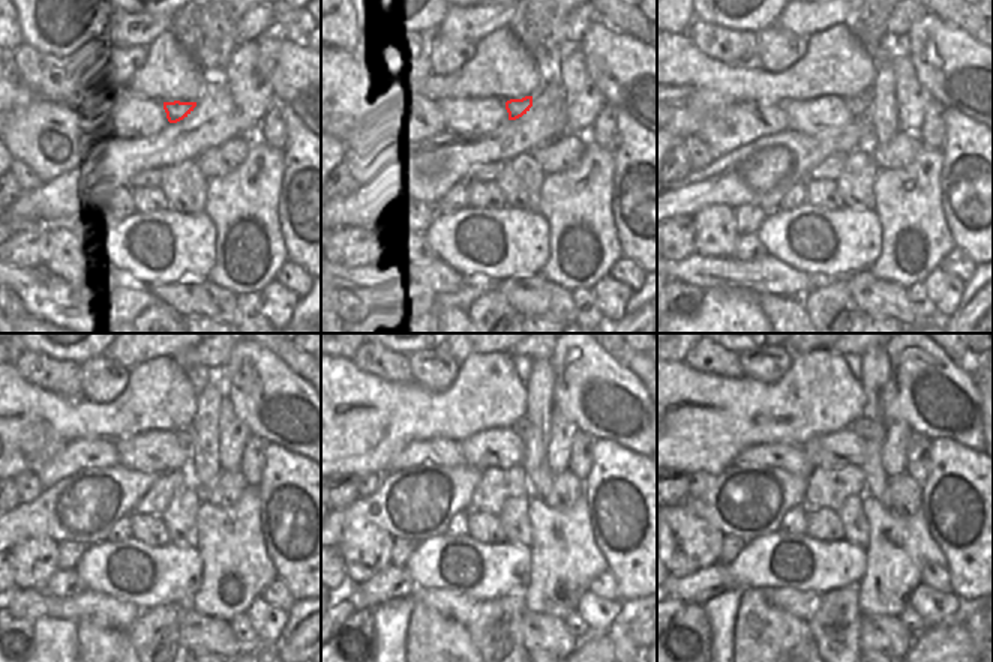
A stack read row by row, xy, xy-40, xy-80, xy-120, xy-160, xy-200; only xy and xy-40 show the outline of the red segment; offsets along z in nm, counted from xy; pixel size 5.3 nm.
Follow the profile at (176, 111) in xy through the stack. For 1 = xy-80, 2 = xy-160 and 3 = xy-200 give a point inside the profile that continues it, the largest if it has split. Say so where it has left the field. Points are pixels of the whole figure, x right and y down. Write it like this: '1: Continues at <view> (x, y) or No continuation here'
1: Continues at xy-80 (858, 105)
2: Continues at xy-160 (522, 428)
3: Continues at xy-200 (867, 428)

